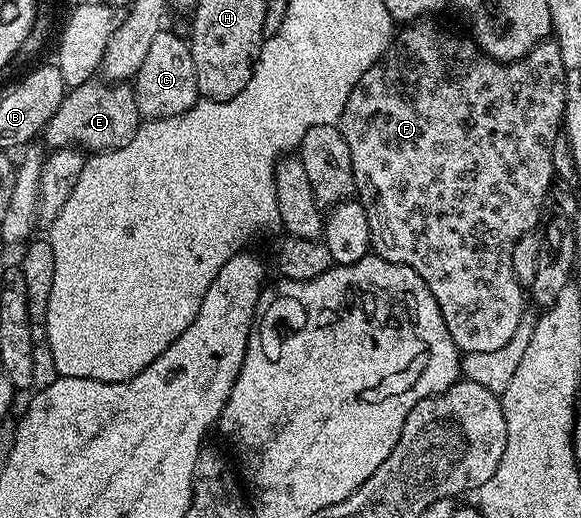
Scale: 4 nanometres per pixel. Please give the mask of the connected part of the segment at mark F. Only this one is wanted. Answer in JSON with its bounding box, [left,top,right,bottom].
[339,20,565,355]

